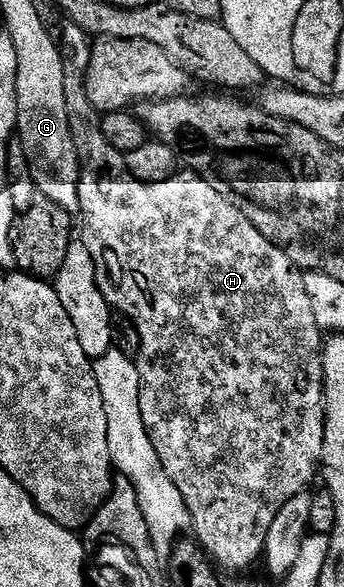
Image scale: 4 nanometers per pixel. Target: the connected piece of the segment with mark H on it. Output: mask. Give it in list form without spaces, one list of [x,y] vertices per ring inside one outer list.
[[[67,23],[62,26],[61,32],[58,34],[59,51],[63,55],[63,66],[65,67],[65,107],[69,107],[69,119],[71,120],[71,130],[73,131],[73,139],[79,148],[80,162],[85,163],[79,179],[79,208],[78,212],[83,213],[83,234],[81,240],[85,247],[89,247],[89,255],[93,255],[93,263],[97,271],[97,287],[101,287],[101,295],[106,299],[108,305],[116,314],[124,313],[129,320],[135,324],[135,329],[139,332],[139,357],[137,356],[137,364],[139,366],[139,402],[141,403],[141,419],[147,428],[149,439],[153,443],[153,447],[157,451],[157,455],[161,459],[161,463],[165,467],[165,471],[169,475],[169,479],[173,479],[173,483],[177,487],[177,491],[181,491],[181,499],[185,499],[185,507],[191,516],[191,526],[194,536],[197,538],[203,550],[207,552],[207,556],[220,570],[223,569],[247,569],[256,560],[262,558],[263,548],[265,547],[265,539],[269,535],[269,527],[273,524],[273,519],[277,516],[277,511],[289,499],[297,495],[299,492],[305,492],[309,489],[310,481],[317,477],[321,469],[323,459],[323,440],[325,439],[325,415],[323,414],[323,346],[325,344],[324,330],[319,328],[317,318],[314,315],[313,305],[310,303],[309,294],[305,289],[303,282],[303,273],[295,268],[295,264],[289,259],[289,255],[285,255],[285,251],[281,251],[269,239],[265,239],[265,235],[261,235],[261,231],[257,231],[257,227],[253,227],[253,223],[247,217],[239,212],[238,208],[216,186],[206,181],[201,175],[196,175],[190,171],[180,172],[174,177],[165,179],[161,183],[149,183],[146,185],[144,181],[139,181],[130,175],[122,175],[123,177],[115,177],[119,173],[119,169],[115,164],[120,164],[120,154],[116,153],[113,146],[108,143],[103,134],[102,128],[96,122],[100,120],[100,113],[95,110],[93,103],[89,103],[89,95],[85,88],[85,79],[87,78],[87,68],[89,67],[89,59],[93,48],[92,38],[81,27]]]

